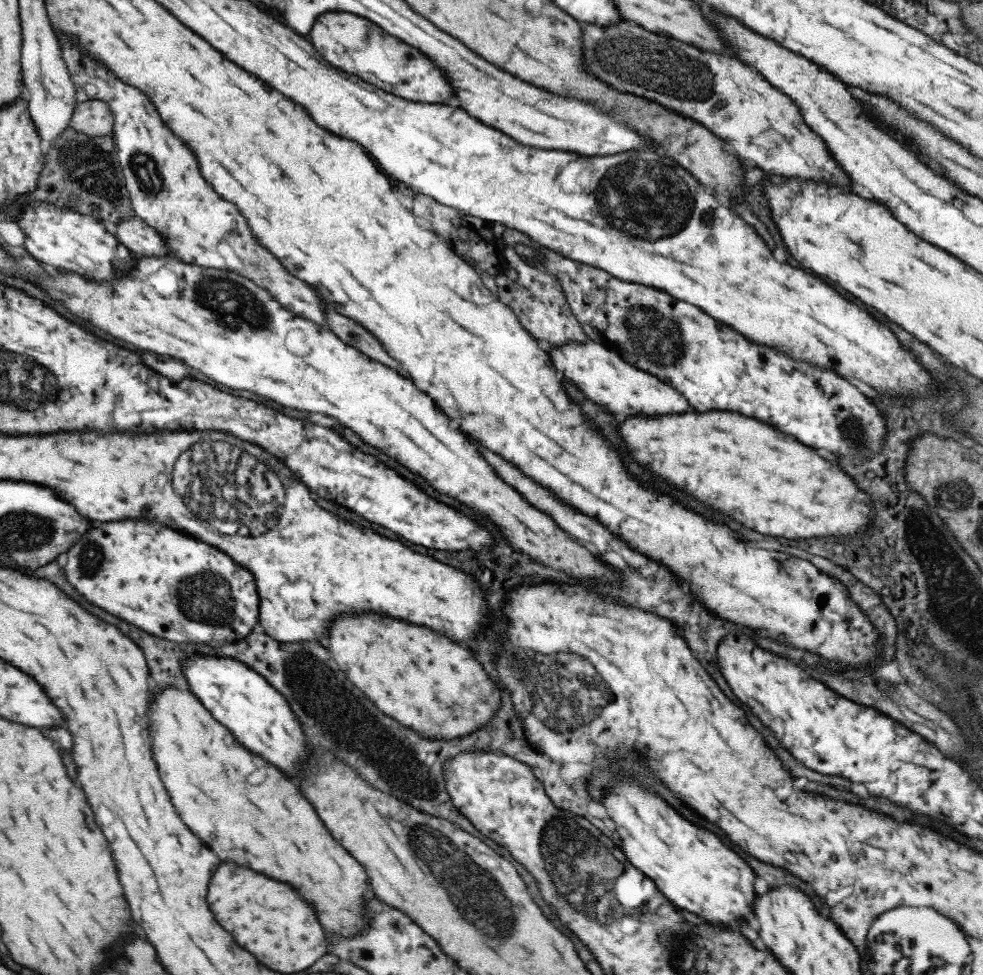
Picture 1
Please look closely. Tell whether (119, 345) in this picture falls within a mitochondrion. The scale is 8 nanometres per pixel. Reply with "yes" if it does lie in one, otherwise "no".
no

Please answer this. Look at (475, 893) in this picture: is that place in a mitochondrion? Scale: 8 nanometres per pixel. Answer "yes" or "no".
yes

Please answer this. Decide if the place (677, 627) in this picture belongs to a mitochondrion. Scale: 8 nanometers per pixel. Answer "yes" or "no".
no

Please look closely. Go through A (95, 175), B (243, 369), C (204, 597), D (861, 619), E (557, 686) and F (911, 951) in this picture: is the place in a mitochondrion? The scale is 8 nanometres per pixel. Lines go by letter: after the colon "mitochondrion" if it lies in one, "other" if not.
A: mitochondrion
B: other
C: mitochondrion
D: other
E: mitochondrion
F: mitochondrion

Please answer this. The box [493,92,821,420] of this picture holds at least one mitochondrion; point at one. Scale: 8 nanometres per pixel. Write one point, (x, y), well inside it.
(660, 205)

